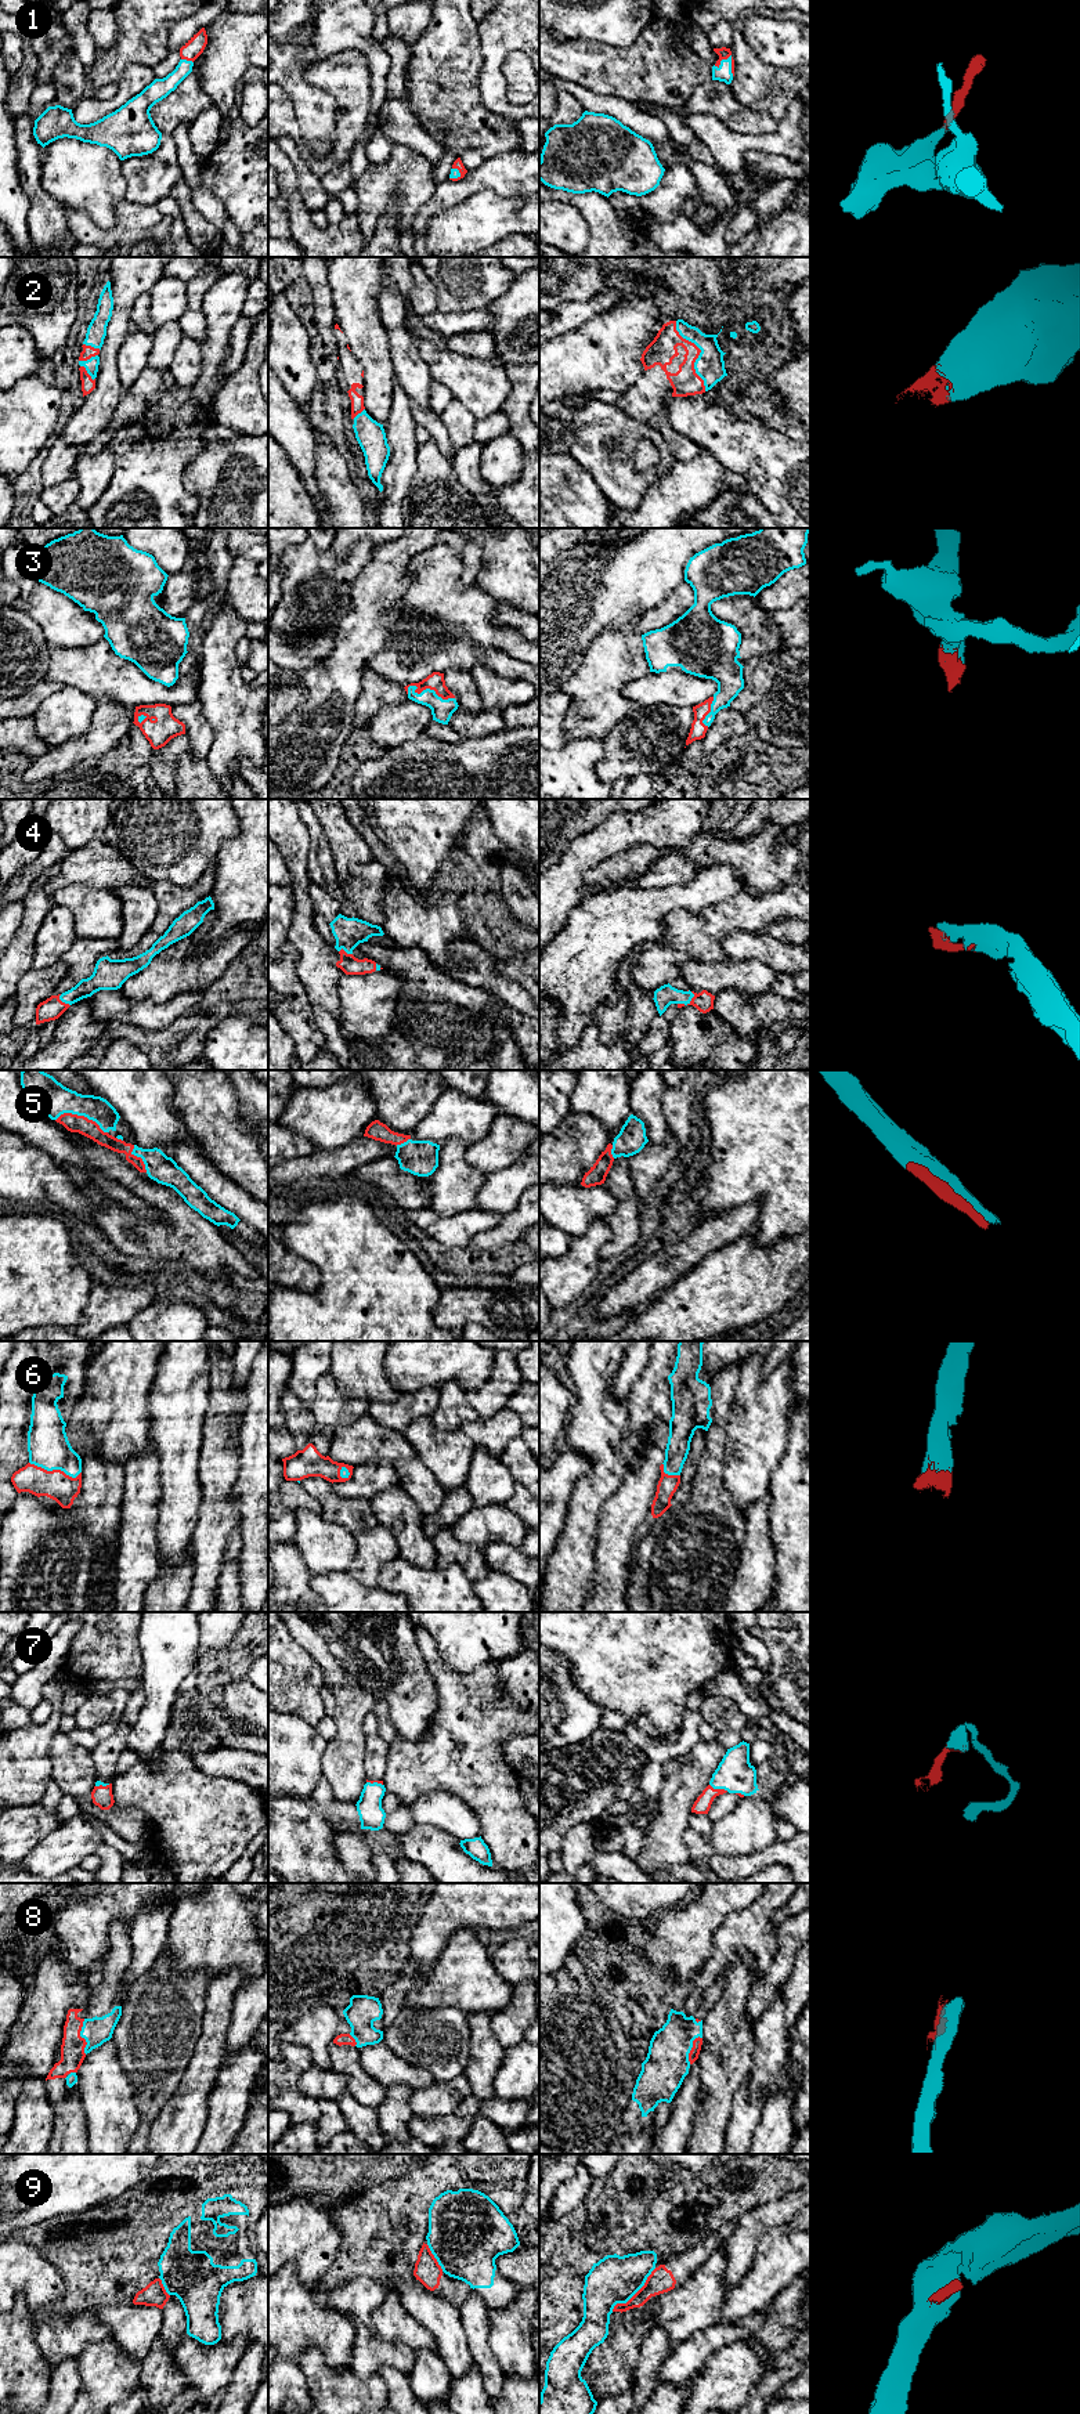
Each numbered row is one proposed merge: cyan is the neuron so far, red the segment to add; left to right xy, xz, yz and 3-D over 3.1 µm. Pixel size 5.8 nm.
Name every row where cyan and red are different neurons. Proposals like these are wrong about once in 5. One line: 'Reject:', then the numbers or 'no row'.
Reject: 9

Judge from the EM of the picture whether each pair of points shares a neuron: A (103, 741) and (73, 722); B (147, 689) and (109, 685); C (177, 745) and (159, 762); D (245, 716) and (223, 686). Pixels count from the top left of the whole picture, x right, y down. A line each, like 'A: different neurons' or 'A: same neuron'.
A: different neurons
B: same neuron
C: same neuron
D: same neuron

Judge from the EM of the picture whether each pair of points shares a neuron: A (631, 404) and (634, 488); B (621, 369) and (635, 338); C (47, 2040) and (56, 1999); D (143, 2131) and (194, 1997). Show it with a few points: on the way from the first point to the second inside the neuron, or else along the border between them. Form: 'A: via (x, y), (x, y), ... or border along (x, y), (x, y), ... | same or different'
A: border along (614, 405), (632, 418), (649, 423) | different
B: via (621, 361), (621, 351), (627, 346) | same
C: via (47, 2030), (47, 2009) | same
D: via (150, 2098), (155, 2081), (155, 2035), (161, 2030) | same

